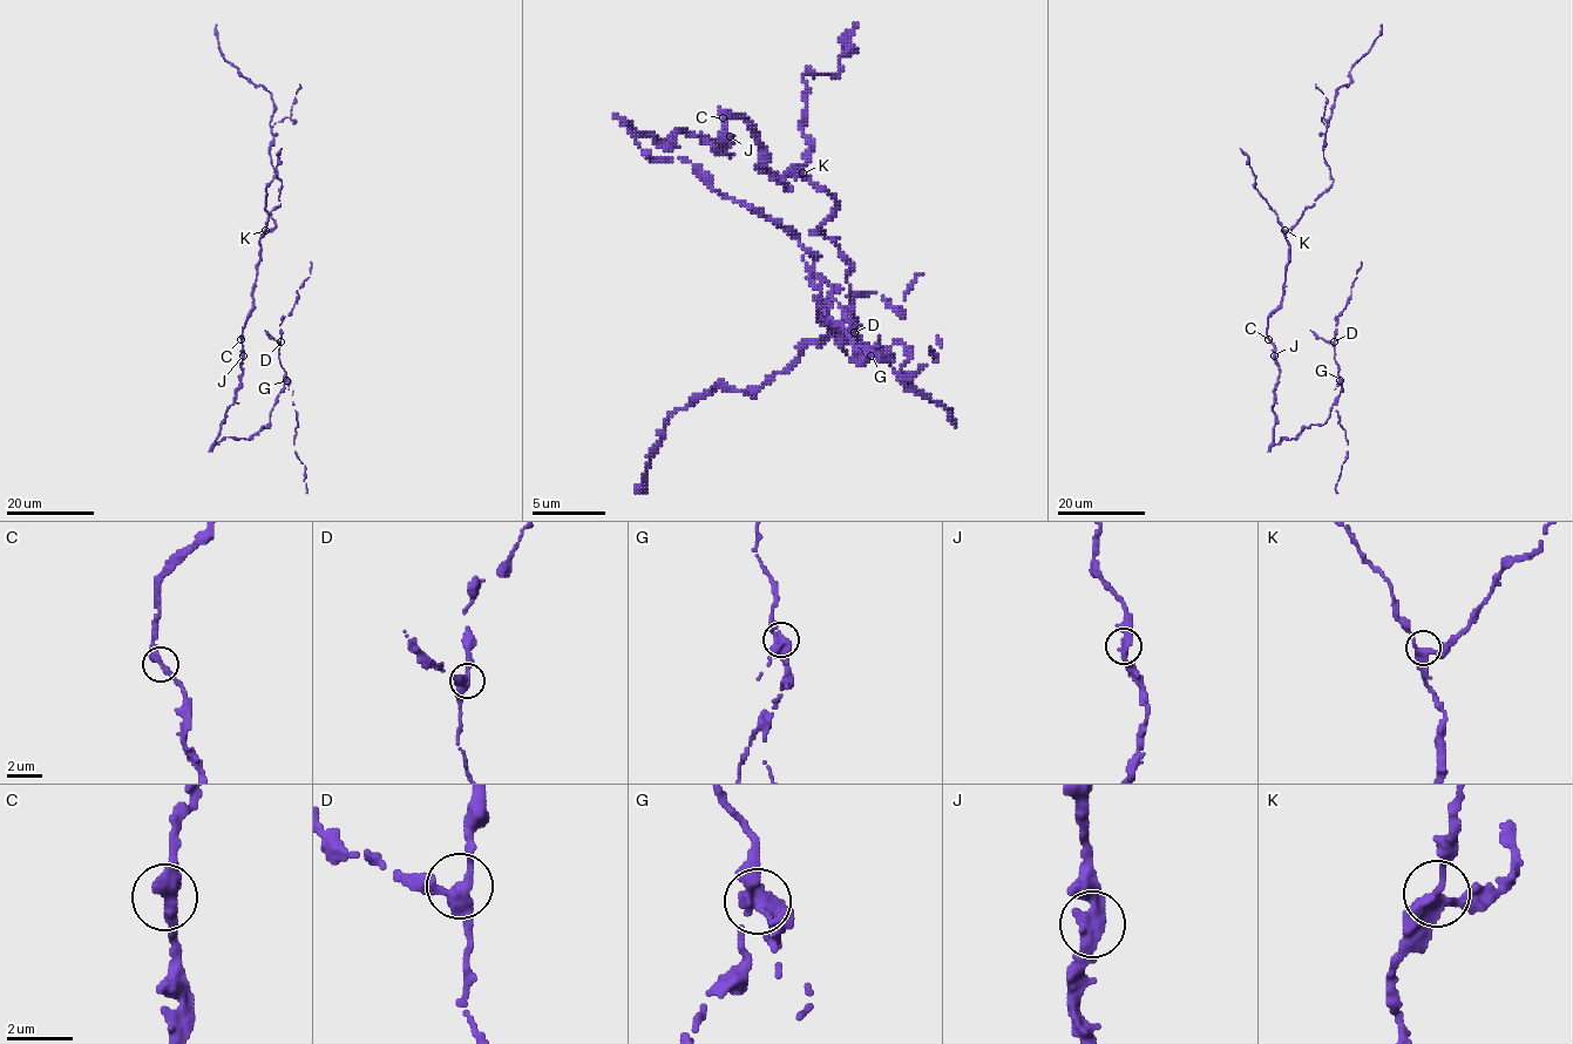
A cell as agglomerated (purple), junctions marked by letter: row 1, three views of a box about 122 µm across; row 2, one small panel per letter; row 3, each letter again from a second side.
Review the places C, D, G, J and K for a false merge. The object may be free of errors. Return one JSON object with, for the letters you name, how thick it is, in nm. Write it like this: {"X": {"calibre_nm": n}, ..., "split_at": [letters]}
{"G": {"calibre_nm": 380}, "split_at": ["G"]}

